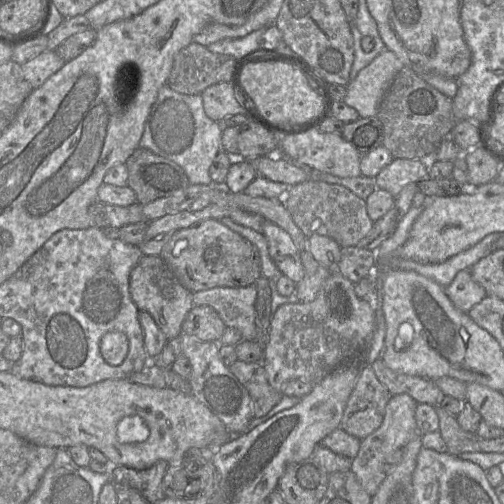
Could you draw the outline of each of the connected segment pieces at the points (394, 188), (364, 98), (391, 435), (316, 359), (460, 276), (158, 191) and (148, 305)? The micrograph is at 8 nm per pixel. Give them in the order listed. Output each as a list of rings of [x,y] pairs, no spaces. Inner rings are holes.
[[[394,158],[375,177],[377,187],[396,197],[409,183],[429,177],[429,161],[417,158]]]
[[[384,50],[350,80],[343,101],[357,110],[359,117],[376,116],[383,96],[404,66],[393,51]]]
[[[406,393],[392,395],[386,405],[382,424],[370,435],[361,440],[359,452],[354,458],[350,470],[357,476],[365,491],[374,496],[386,478],[384,463],[387,457],[395,450],[403,448],[415,436],[420,434],[416,421],[418,403]]]
[[[333,270],[315,300],[288,303],[272,315],[263,364],[269,384],[283,393],[285,383],[299,379],[312,384],[346,364],[364,364],[375,331],[375,311],[357,296],[354,284]]]
[[[470,269],[459,271],[445,292],[454,306],[466,313],[487,295],[485,288],[472,277]]]
[[[138,147],[125,165],[127,185],[141,205],[181,193],[190,185],[186,173],[177,163],[145,148]]]
[[[159,255],[142,256],[130,272],[129,293],[139,311],[149,313],[168,340],[182,333],[182,323],[193,307],[192,292],[174,276]]]

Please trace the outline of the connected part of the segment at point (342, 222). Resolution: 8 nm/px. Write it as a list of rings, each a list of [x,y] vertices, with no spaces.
[[[307,180],[291,186],[284,196],[284,205],[306,237],[313,234],[327,236],[342,248],[356,246],[370,232],[374,224],[367,213],[366,200],[340,184]]]

